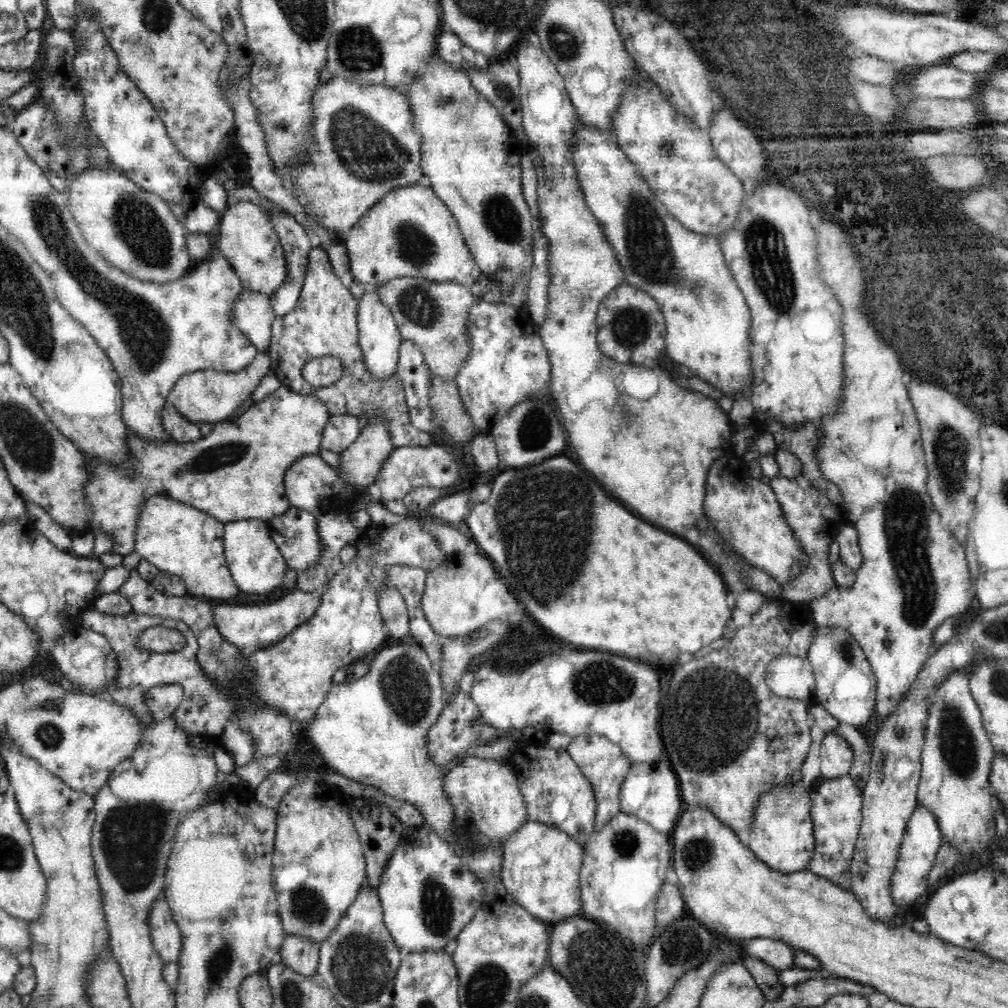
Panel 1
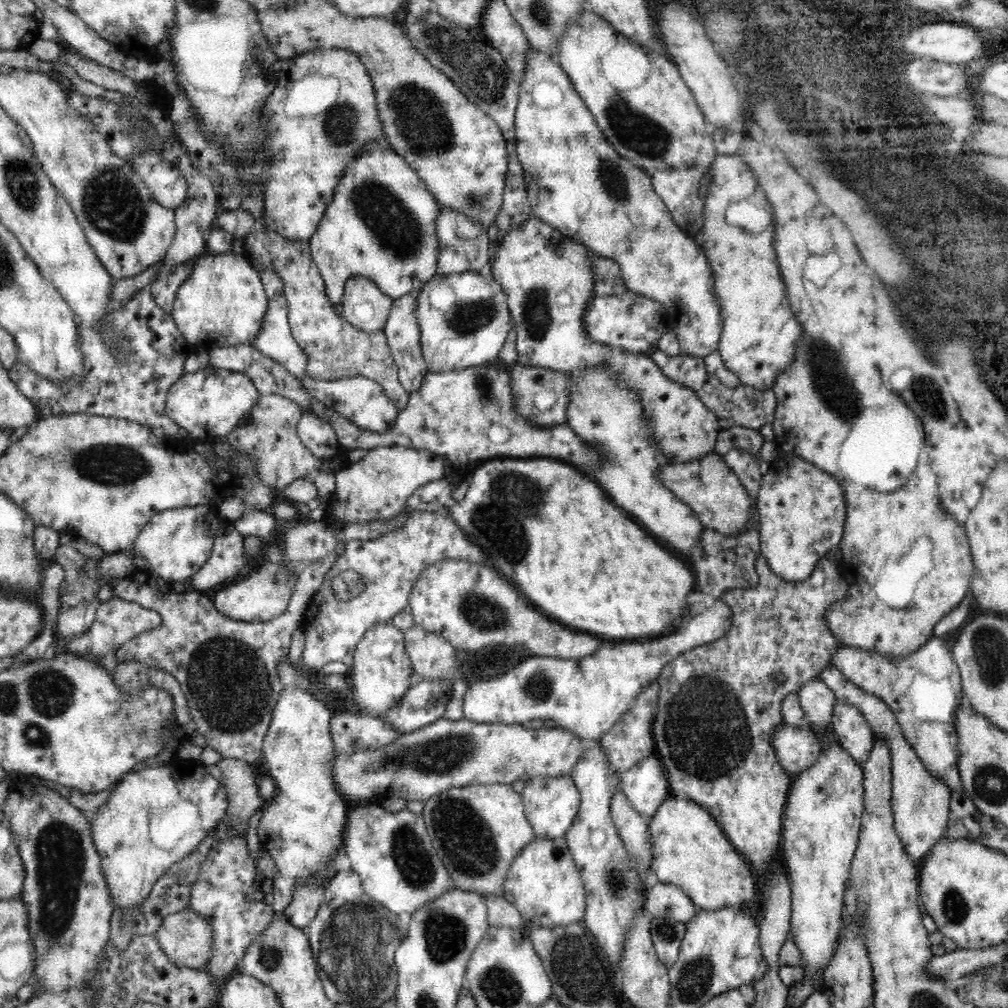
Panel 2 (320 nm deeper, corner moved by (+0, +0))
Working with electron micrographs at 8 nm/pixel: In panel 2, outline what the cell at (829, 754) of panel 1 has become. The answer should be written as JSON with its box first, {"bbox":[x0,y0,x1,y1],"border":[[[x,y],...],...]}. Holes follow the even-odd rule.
{"bbox":[771,721,823,775],"border":[[[786,721],[771,732],[771,737],[778,762],[786,772],[792,775],[801,773],[805,768],[816,763],[823,749],[823,741],[819,740],[814,730],[805,727],[795,727],[786,723]]]}

